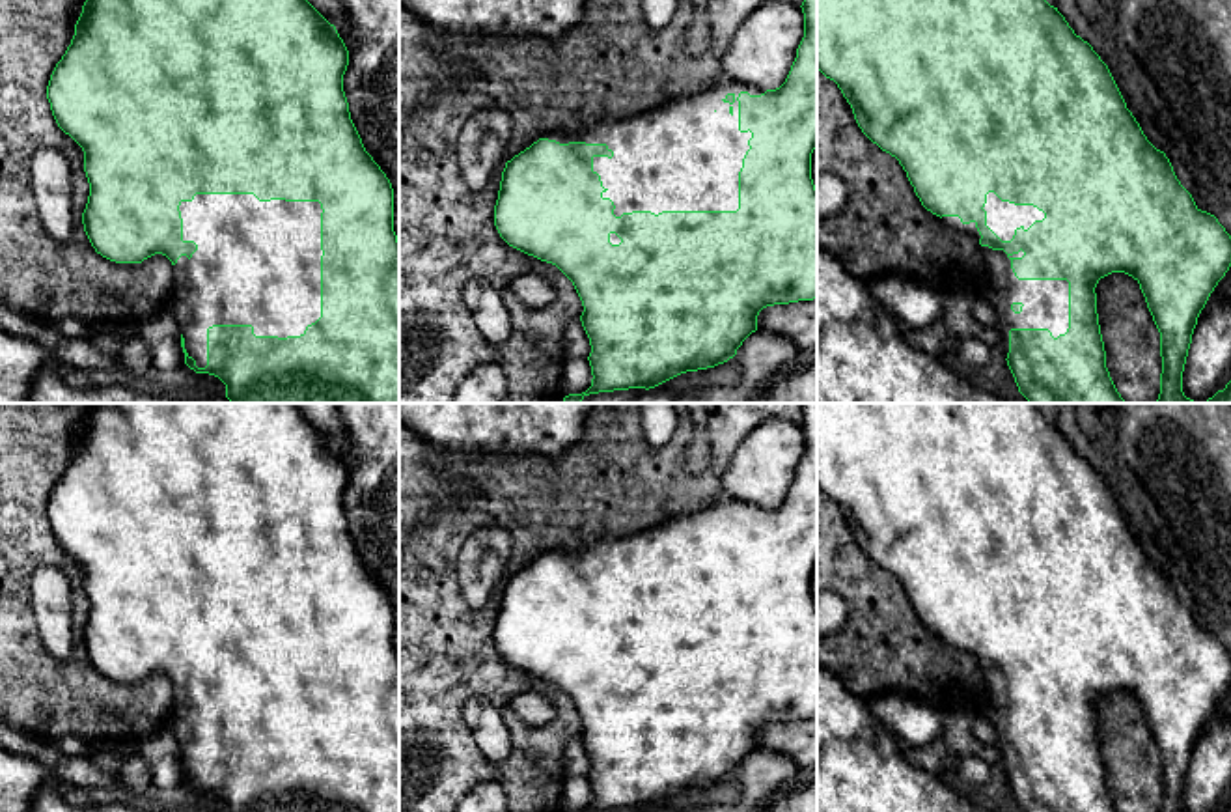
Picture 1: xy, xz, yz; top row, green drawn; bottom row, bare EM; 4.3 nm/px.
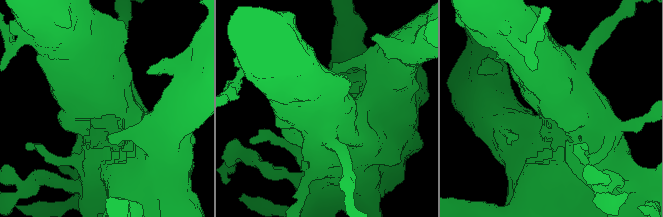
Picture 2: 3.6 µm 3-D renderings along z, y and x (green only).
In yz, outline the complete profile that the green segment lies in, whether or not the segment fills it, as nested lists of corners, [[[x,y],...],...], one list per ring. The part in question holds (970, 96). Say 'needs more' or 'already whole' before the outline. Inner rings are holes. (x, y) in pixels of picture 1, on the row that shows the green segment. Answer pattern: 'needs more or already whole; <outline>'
needs more; [[[817,0],[817,69],[830,80],[837,84],[843,97],[852,108],[854,119],[862,133],[877,144],[882,151],[890,153],[899,161],[910,185],[914,187],[916,196],[920,198],[921,205],[931,211],[933,215],[940,217],[946,224],[975,237],[981,245],[981,254],[989,271],[989,282],[981,289],[981,297],[992,306],[998,317],[998,329],[1003,342],[1003,355],[1007,366],[1015,377],[1018,392],[1030,403],[1127,403],[1121,394],[1117,392],[1110,371],[1106,368],[1106,351],[1099,325],[1097,314],[1097,293],[1095,287],[1100,278],[1112,273],[1125,273],[1132,276],[1145,297],[1147,308],[1153,315],[1153,321],[1160,332],[1160,357],[1162,357],[1162,373],[1160,373],[1160,394],[1155,403],[1197,403],[1184,396],[1183,392],[1183,371],[1188,357],[1188,349],[1192,343],[1192,334],[1197,325],[1197,317],[1205,308],[1210,293],[1218,286],[1218,282],[1225,276],[1231,267],[1231,235],[1225,228],[1218,222],[1218,218],[1207,211],[1201,211],[1192,194],[1181,185],[1177,179],[1173,166],[1164,151],[1156,149],[1147,136],[1143,134],[1140,123],[1127,108],[1127,103],[1108,69],[1108,65],[1100,60],[1100,56],[1093,50],[1093,47],[1084,41],[1074,30],[1069,26],[1065,17],[1058,11],[1058,7],[1050,6],[1046,0]]]

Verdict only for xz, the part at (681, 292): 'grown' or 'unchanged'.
grown

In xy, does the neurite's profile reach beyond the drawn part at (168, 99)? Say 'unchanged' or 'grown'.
grown

